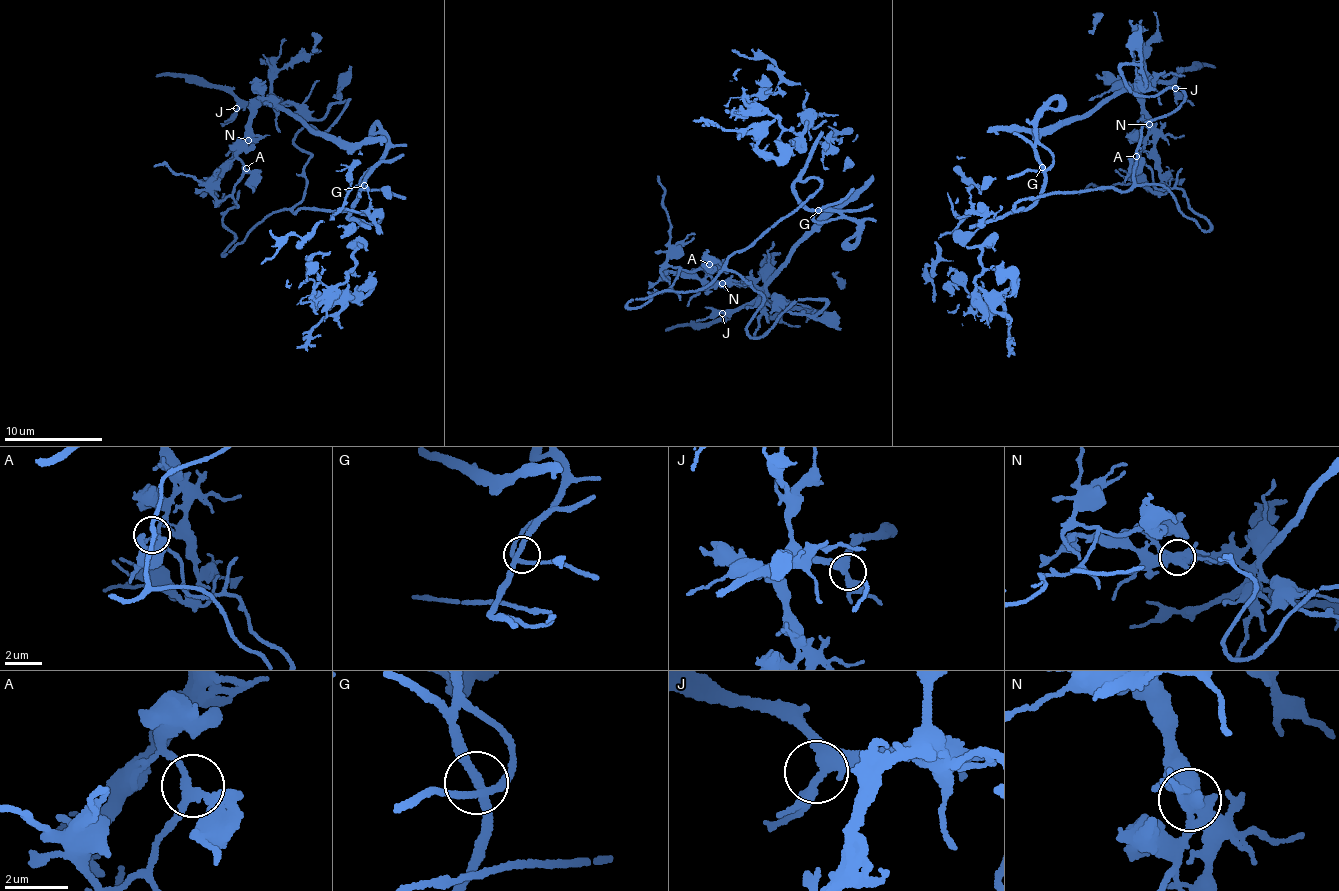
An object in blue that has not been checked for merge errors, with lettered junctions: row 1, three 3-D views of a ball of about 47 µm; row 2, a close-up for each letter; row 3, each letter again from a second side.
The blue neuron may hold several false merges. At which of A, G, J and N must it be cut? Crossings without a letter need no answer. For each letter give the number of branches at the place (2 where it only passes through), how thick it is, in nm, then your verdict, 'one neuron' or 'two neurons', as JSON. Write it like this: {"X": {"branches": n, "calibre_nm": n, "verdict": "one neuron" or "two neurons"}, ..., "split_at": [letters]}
{"A": {"branches": 3, "calibre_nm": 200, "verdict": "one neuron"}, "G": {"branches": 4, "calibre_nm": 240, "verdict": "one neuron"}, "J": {"branches": 4, "calibre_nm": 360, "verdict": "one neuron"}, "N": {"branches": 5, "calibre_nm": 480, "verdict": "two neurons"}, "split_at": ["N"]}

